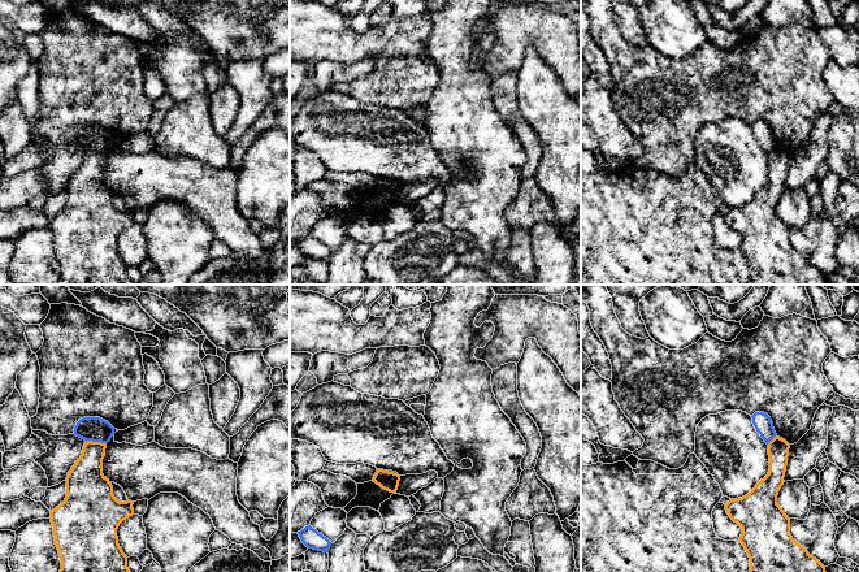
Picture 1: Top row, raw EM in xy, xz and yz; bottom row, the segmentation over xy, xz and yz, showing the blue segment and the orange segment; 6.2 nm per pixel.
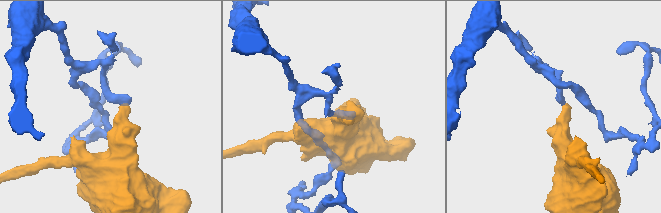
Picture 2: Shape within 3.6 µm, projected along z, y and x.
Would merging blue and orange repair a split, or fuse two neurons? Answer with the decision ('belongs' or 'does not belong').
does not belong

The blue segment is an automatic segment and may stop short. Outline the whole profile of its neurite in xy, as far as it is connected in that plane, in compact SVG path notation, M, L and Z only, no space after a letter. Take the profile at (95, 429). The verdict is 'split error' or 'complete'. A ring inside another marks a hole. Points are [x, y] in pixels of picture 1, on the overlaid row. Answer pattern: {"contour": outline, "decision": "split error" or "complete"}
{"contour": "M83 417L77 422L74 434L86 442L108 443L114 434L114 428L100 417Z", "decision": "complete"}

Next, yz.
{"contour": "M755 412L751 417L756 432L768 445L777 436L771 417L764 412Z", "decision": "complete"}

